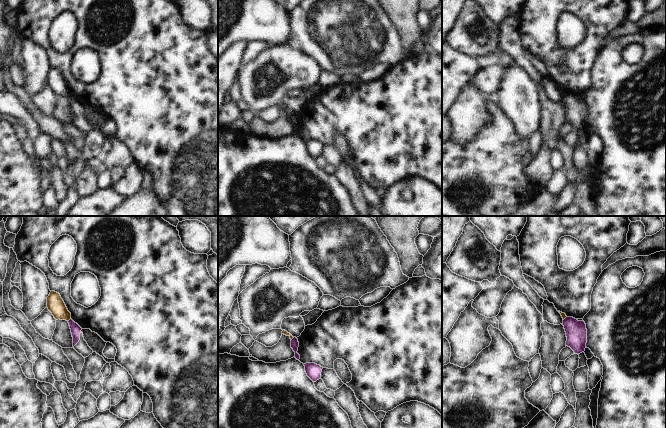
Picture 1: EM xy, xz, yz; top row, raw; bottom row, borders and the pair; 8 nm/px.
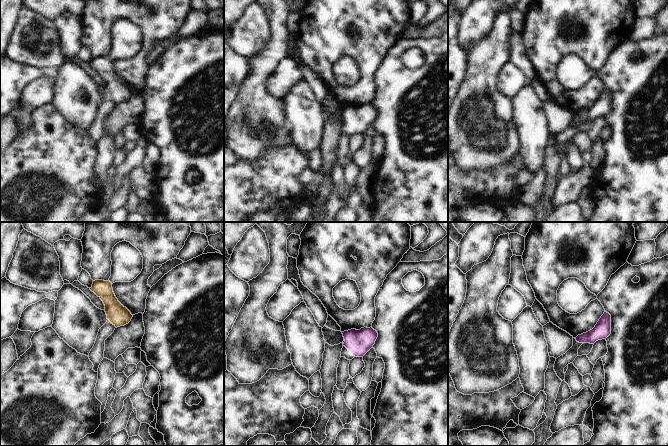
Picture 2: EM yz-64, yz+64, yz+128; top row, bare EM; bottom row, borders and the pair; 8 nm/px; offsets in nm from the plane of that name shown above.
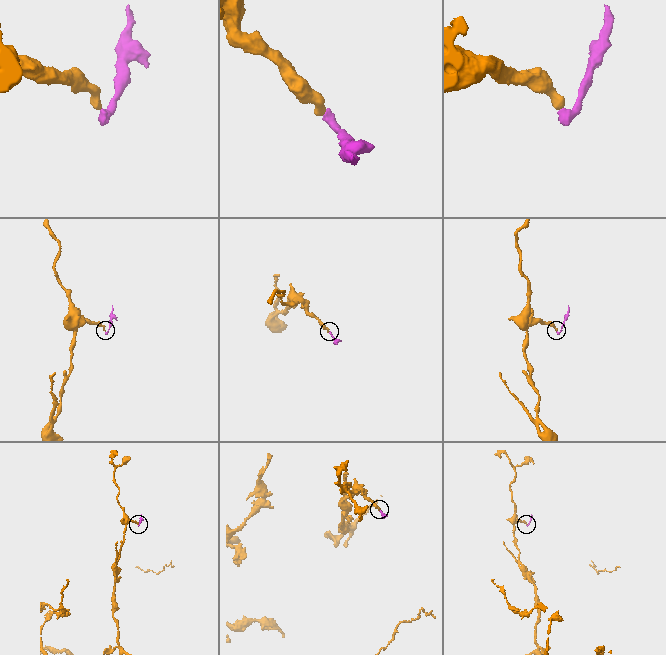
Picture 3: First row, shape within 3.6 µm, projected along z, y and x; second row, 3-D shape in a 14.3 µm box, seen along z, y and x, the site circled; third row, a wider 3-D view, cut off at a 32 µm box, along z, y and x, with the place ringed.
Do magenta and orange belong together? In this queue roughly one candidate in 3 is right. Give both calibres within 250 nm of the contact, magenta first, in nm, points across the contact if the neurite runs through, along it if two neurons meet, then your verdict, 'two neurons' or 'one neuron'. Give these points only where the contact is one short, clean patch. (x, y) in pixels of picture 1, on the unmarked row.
80/140 nm | along xy (70, 94), (68, 97) | two neurons

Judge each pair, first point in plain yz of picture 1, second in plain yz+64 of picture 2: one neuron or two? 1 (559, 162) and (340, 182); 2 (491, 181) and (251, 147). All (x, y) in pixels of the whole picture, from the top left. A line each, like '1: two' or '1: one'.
1: one
2: two

